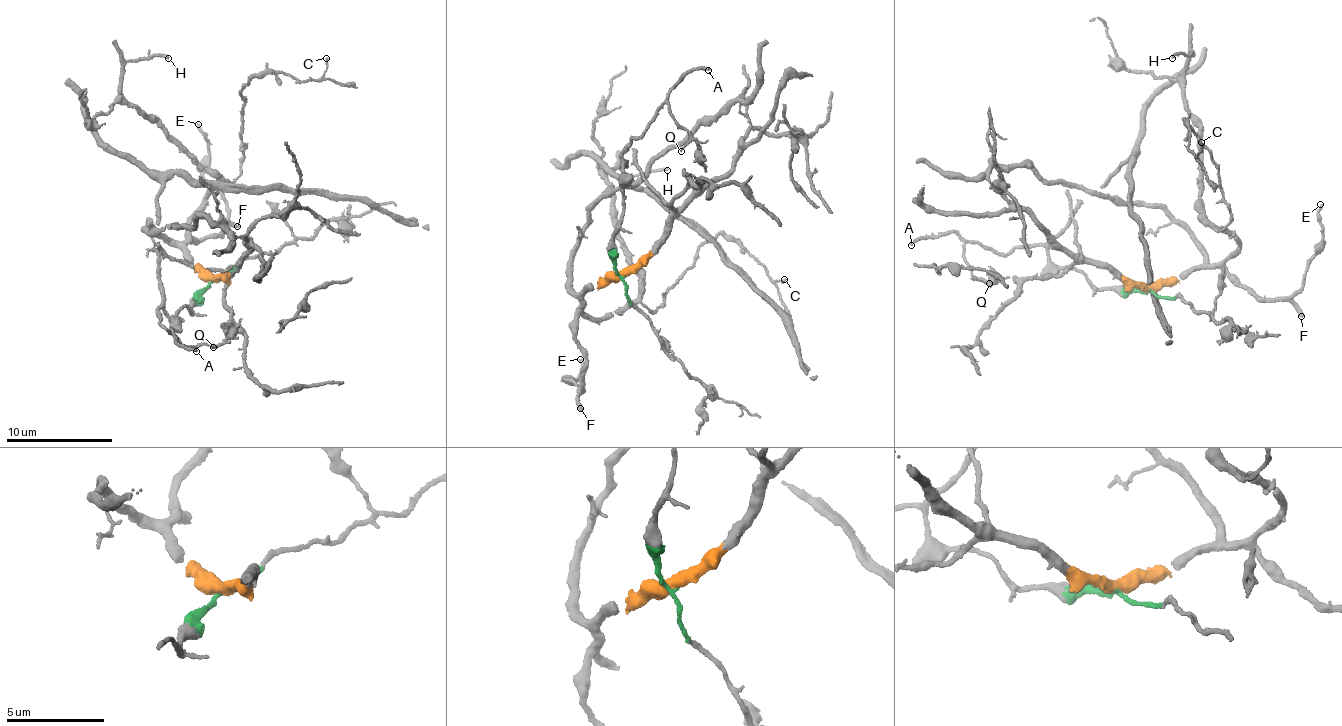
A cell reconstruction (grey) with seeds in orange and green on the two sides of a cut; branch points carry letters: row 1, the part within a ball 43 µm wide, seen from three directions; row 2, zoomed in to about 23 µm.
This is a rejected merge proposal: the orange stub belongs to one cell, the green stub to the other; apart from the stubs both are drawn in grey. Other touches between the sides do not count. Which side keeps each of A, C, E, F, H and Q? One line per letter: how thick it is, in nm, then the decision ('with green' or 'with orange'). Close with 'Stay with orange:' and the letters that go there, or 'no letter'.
A: 220 nm thick; with green
C: 130 nm thick; with orange
E: 200 nm thick; with orange
F: 320 nm thick; with orange
H: 190 nm thick; with orange
Q: 140 nm thick; with green
Stay with orange: C, E, F, H

